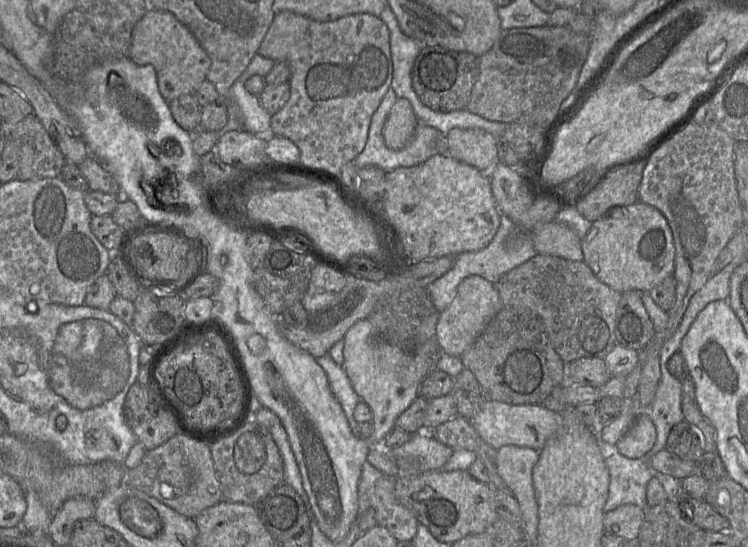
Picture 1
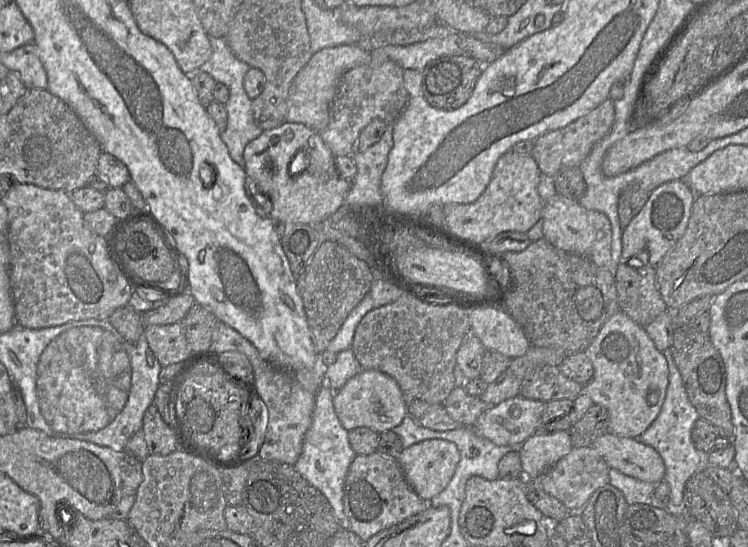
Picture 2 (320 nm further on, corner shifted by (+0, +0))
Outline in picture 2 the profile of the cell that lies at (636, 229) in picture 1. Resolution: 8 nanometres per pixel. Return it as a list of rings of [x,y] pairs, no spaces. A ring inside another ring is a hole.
[[[685,180],[668,181],[651,191],[646,204],[622,231],[622,252],[619,263],[626,263],[633,268],[645,265],[656,267],[683,236],[696,196]]]

